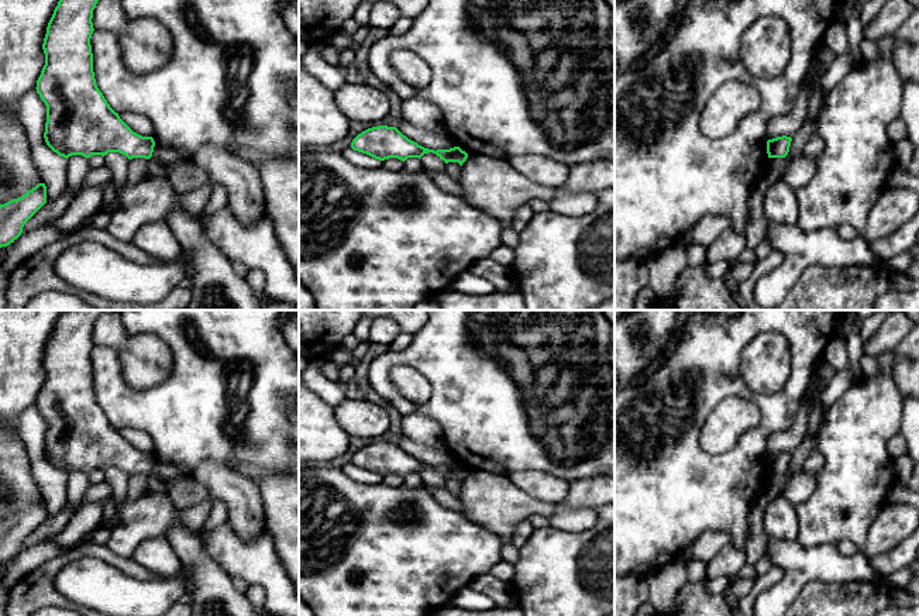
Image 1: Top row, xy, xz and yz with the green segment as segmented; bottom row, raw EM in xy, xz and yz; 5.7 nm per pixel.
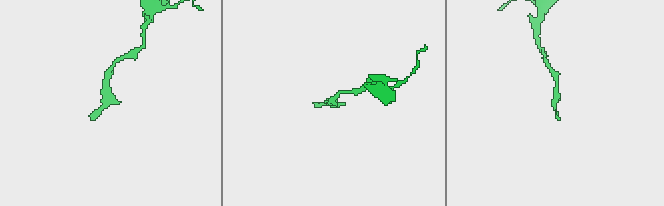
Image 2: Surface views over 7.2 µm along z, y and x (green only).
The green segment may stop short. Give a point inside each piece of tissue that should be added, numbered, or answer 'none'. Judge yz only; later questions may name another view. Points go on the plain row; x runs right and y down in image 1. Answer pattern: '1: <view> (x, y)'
none

